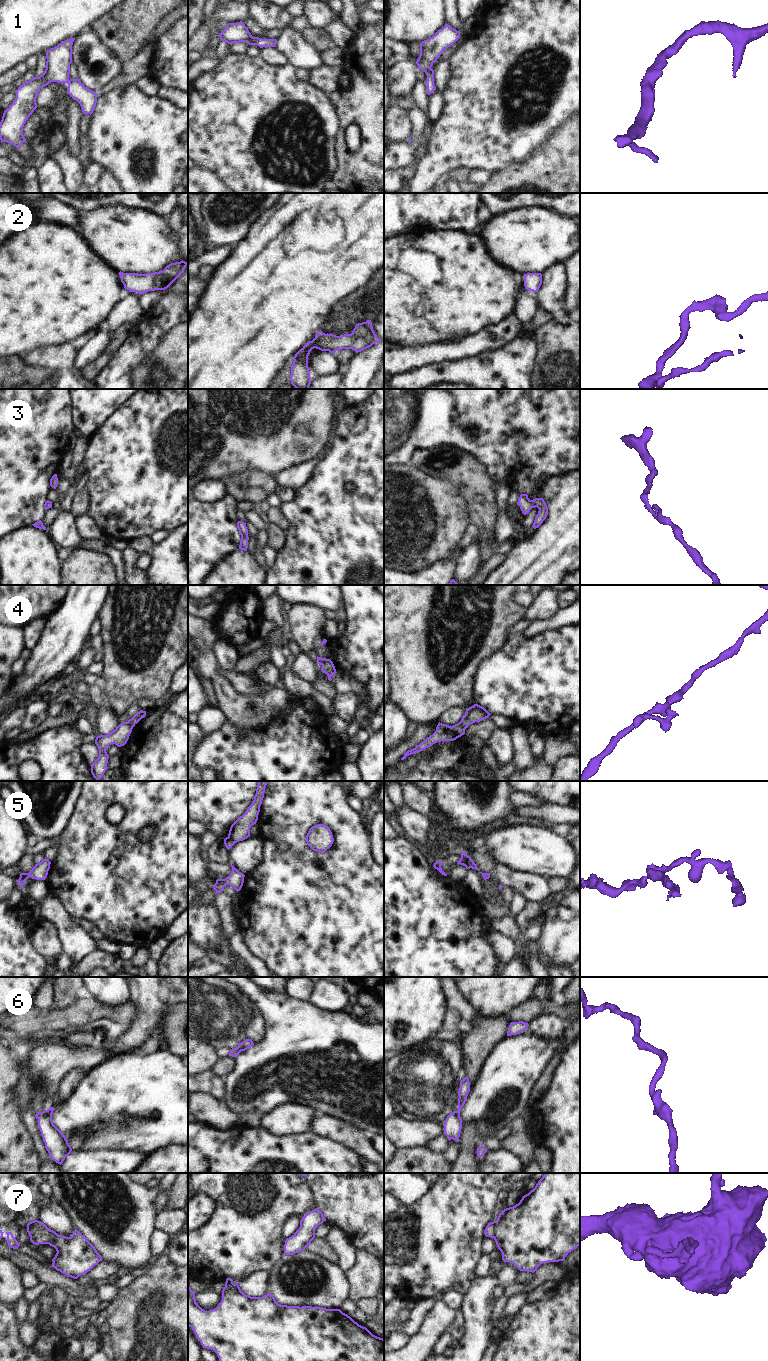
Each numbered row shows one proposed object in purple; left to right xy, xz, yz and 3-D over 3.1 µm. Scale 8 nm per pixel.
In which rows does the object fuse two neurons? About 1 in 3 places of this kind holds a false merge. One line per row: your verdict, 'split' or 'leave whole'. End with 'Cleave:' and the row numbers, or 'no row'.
1: leave whole
2: leave whole
3: leave whole
4: split
5: leave whole
6: leave whole
7: split
Cleave: 4, 7

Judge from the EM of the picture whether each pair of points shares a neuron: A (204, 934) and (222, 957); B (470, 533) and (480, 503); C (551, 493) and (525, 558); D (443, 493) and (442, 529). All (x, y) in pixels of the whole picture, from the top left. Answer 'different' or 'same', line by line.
A: same
B: different
C: same
D: same

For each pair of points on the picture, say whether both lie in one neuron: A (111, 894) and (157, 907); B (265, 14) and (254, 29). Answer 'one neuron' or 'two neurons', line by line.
A: one neuron
B: two neurons

